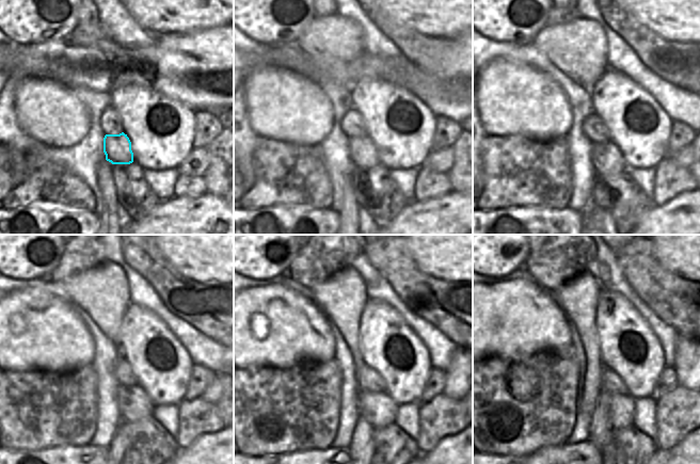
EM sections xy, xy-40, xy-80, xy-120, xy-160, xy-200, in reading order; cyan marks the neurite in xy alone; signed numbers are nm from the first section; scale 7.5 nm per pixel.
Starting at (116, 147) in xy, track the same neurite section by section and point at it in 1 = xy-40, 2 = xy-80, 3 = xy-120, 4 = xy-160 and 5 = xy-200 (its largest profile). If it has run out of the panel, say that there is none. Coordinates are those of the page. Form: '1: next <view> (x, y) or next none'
1: next xy-40 (362, 152)
2: next xy-80 (607, 160)
3: next xy-120 (133, 403)
4: next xy-160 (378, 409)
5: next xy-200 (621, 406)

